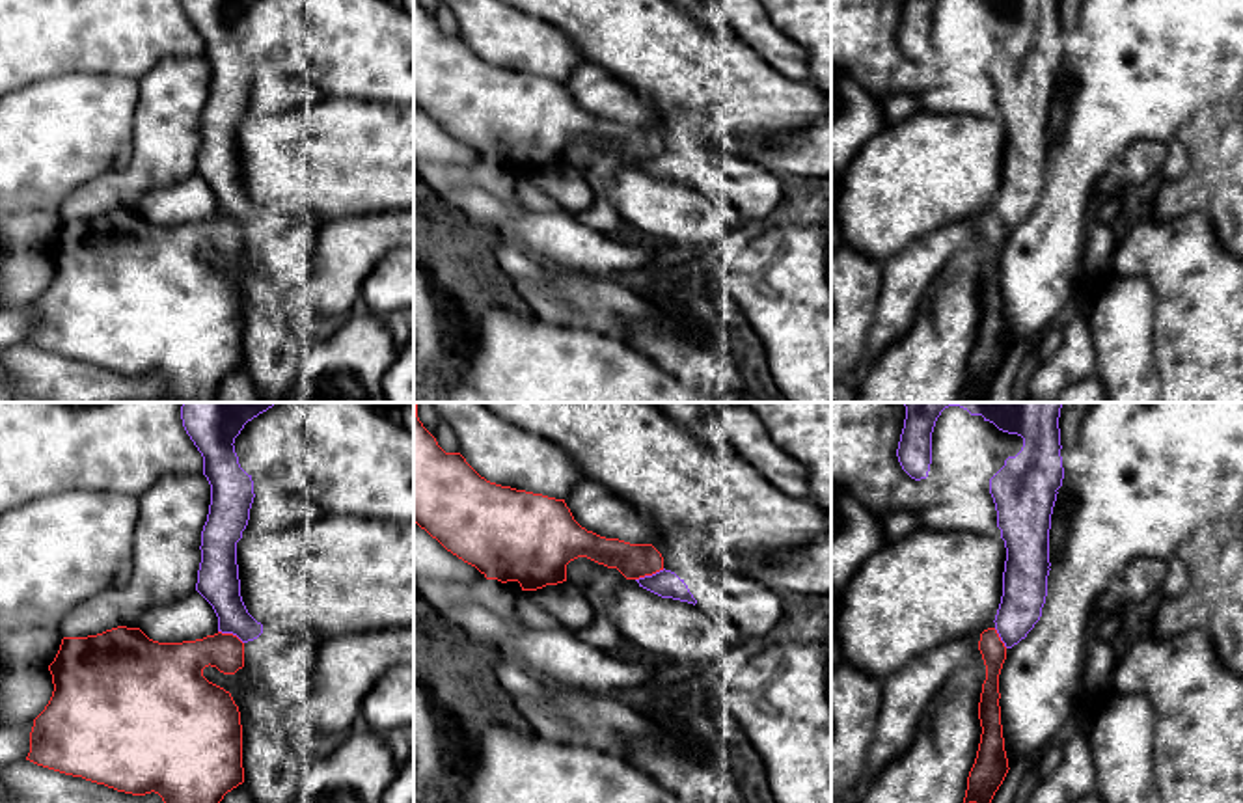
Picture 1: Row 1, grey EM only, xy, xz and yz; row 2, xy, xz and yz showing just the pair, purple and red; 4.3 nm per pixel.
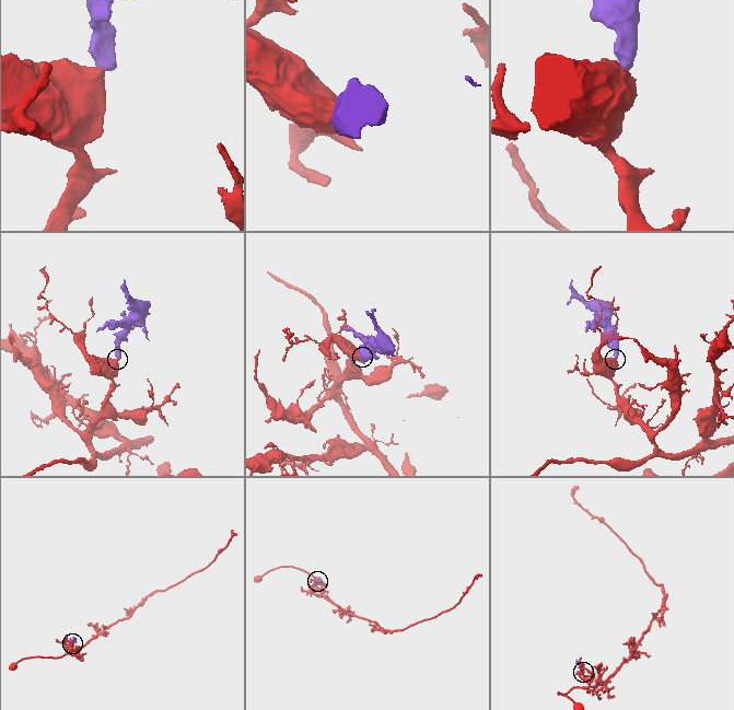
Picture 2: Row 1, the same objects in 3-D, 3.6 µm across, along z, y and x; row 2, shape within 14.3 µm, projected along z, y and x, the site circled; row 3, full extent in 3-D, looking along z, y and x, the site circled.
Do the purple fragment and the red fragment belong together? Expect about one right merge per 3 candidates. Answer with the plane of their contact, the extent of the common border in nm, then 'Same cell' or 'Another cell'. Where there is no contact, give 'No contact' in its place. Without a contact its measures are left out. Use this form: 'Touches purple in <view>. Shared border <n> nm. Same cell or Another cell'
Touches purple in xz. Shared border 140 nm. Another cell

